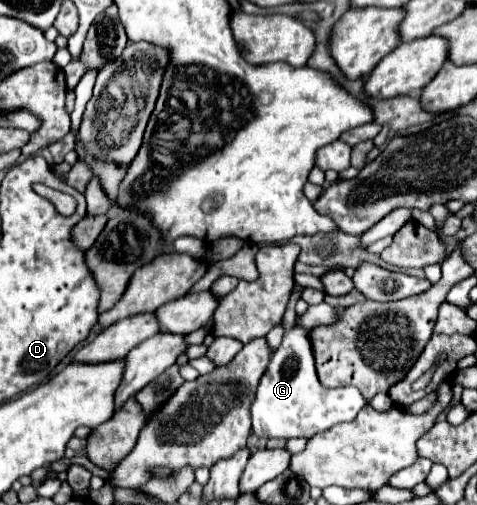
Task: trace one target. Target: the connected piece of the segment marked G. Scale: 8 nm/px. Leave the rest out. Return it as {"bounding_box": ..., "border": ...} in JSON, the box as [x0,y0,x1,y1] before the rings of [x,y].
{"bounding_box":[252,323,368,439],"border":[[[296,323],[290,331],[284,333],[282,345],[274,351],[272,361],[258,385],[256,401],[252,405],[252,429],[258,437],[266,439],[310,439],[318,431],[326,431],[338,423],[352,421],[366,403],[368,401],[356,387],[326,389],[318,381],[310,331]]]}

